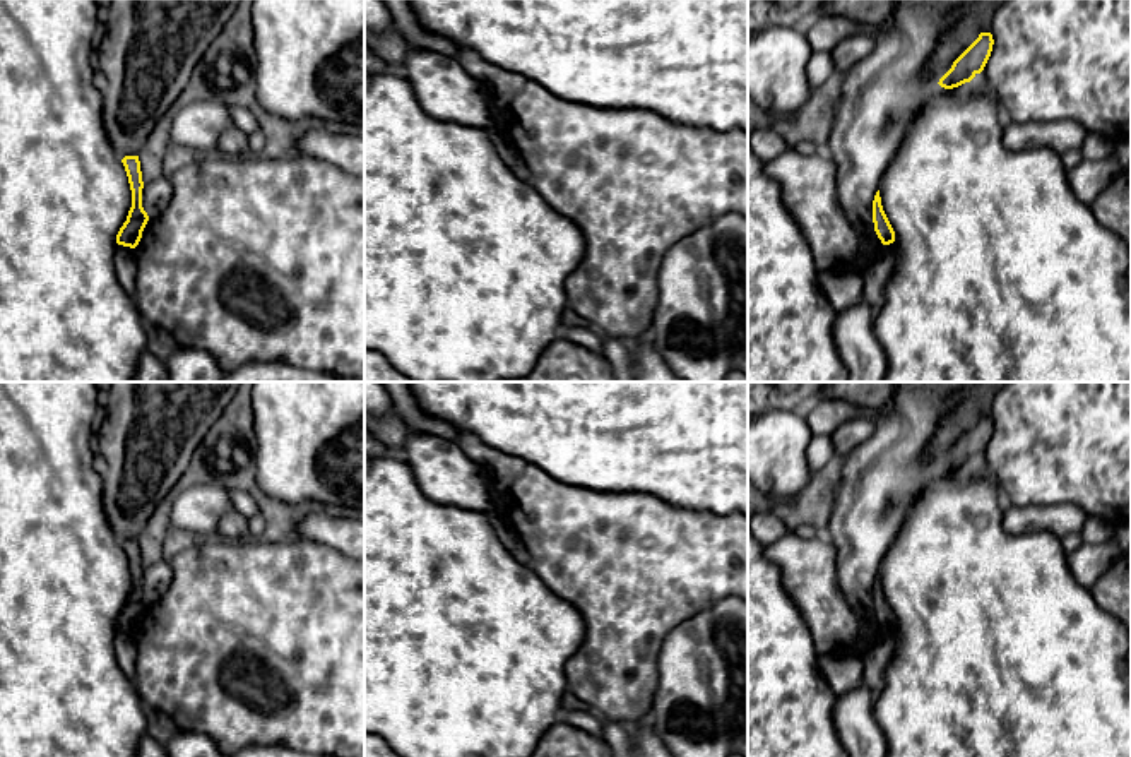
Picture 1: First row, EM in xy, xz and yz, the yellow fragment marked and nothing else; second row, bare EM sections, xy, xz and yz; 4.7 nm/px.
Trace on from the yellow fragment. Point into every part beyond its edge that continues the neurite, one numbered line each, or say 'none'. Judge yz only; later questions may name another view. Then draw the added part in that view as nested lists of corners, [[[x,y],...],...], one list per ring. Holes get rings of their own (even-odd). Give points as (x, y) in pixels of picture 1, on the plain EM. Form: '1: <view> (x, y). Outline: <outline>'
none

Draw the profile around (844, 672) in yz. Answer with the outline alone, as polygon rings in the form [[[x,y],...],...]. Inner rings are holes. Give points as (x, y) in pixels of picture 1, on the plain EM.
[[[823,653],[818,656],[818,666],[835,697],[857,688],[864,682],[862,656]]]

